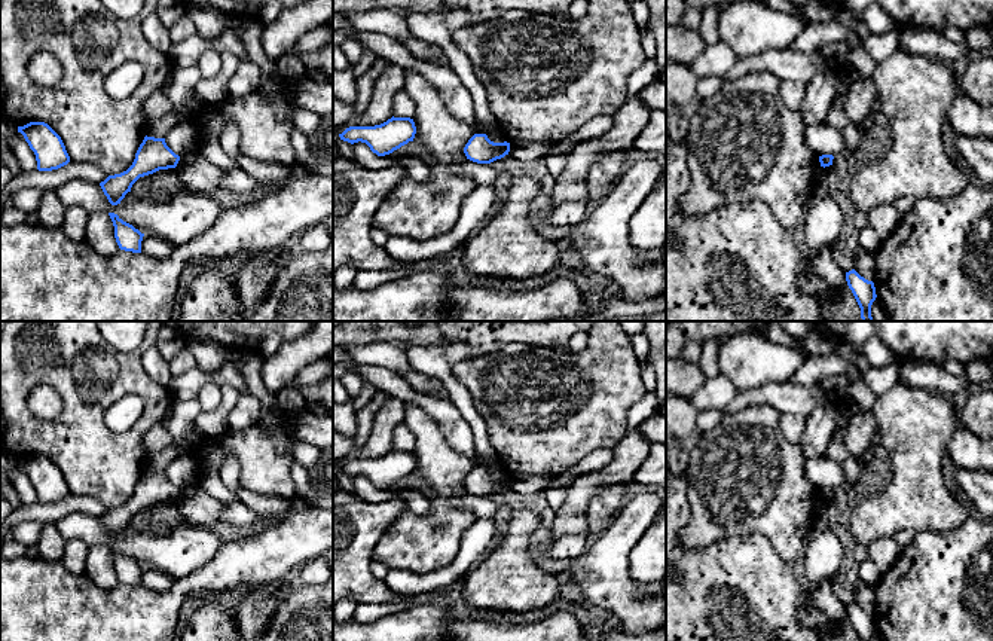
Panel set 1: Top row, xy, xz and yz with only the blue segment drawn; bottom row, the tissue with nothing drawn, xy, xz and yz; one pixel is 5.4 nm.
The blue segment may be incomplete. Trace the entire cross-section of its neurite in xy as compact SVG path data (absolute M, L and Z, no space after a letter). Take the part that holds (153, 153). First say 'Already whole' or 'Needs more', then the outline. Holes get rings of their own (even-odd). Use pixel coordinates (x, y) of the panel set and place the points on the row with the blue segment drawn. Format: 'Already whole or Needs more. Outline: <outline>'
Already whole. Outline: M146 135L135 153L132 165L120 174L109 175L100 186L109 202L117 205L131 192L132 184L140 177L159 170L175 168L178 161L180 156L166 146L165 138Z

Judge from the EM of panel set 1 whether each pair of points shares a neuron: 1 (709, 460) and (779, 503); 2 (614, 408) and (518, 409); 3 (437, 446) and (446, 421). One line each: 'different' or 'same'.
1: same
2: same
3: different

